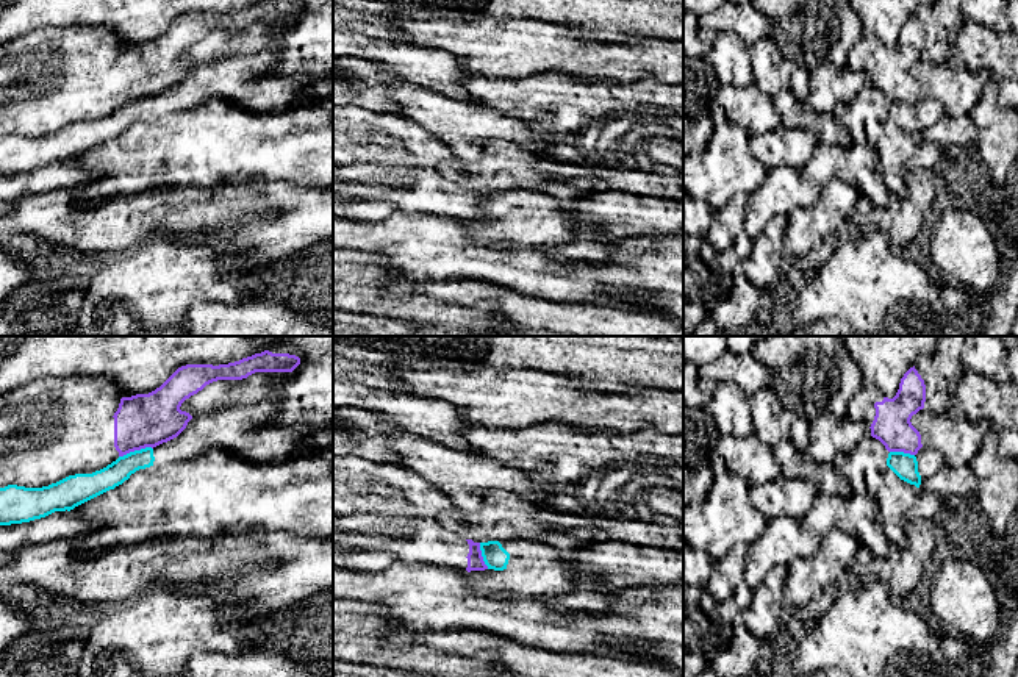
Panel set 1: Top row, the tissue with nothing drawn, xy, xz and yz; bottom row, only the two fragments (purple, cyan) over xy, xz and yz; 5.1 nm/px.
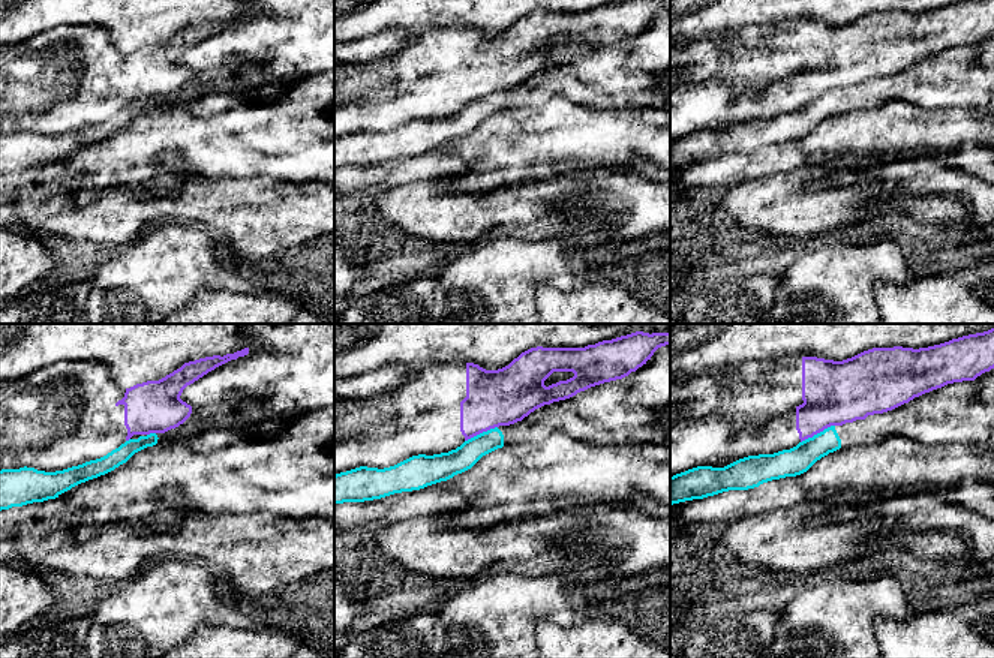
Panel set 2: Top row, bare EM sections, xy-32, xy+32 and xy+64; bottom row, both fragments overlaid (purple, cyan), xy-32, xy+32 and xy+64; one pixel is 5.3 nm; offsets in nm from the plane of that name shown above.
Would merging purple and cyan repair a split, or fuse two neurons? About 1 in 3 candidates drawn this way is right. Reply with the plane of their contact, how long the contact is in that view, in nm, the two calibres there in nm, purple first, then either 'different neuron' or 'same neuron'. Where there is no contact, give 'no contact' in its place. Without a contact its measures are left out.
meets purple in xy; contact 180 nm long; 280 nm thick on the purple side, 120 nm on the other; different neuron

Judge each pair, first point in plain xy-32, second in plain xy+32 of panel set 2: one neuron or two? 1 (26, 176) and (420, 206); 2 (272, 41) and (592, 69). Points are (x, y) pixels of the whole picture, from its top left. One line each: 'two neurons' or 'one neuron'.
1: two neurons
2: two neurons

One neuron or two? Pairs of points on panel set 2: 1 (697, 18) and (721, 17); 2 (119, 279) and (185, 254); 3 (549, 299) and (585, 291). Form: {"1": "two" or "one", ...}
{"1": "one", "2": "one", "3": "one"}

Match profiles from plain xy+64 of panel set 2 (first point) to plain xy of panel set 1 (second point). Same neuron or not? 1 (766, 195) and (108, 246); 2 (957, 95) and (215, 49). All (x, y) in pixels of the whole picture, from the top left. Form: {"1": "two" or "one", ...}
{"1": "one", "2": "two"}

